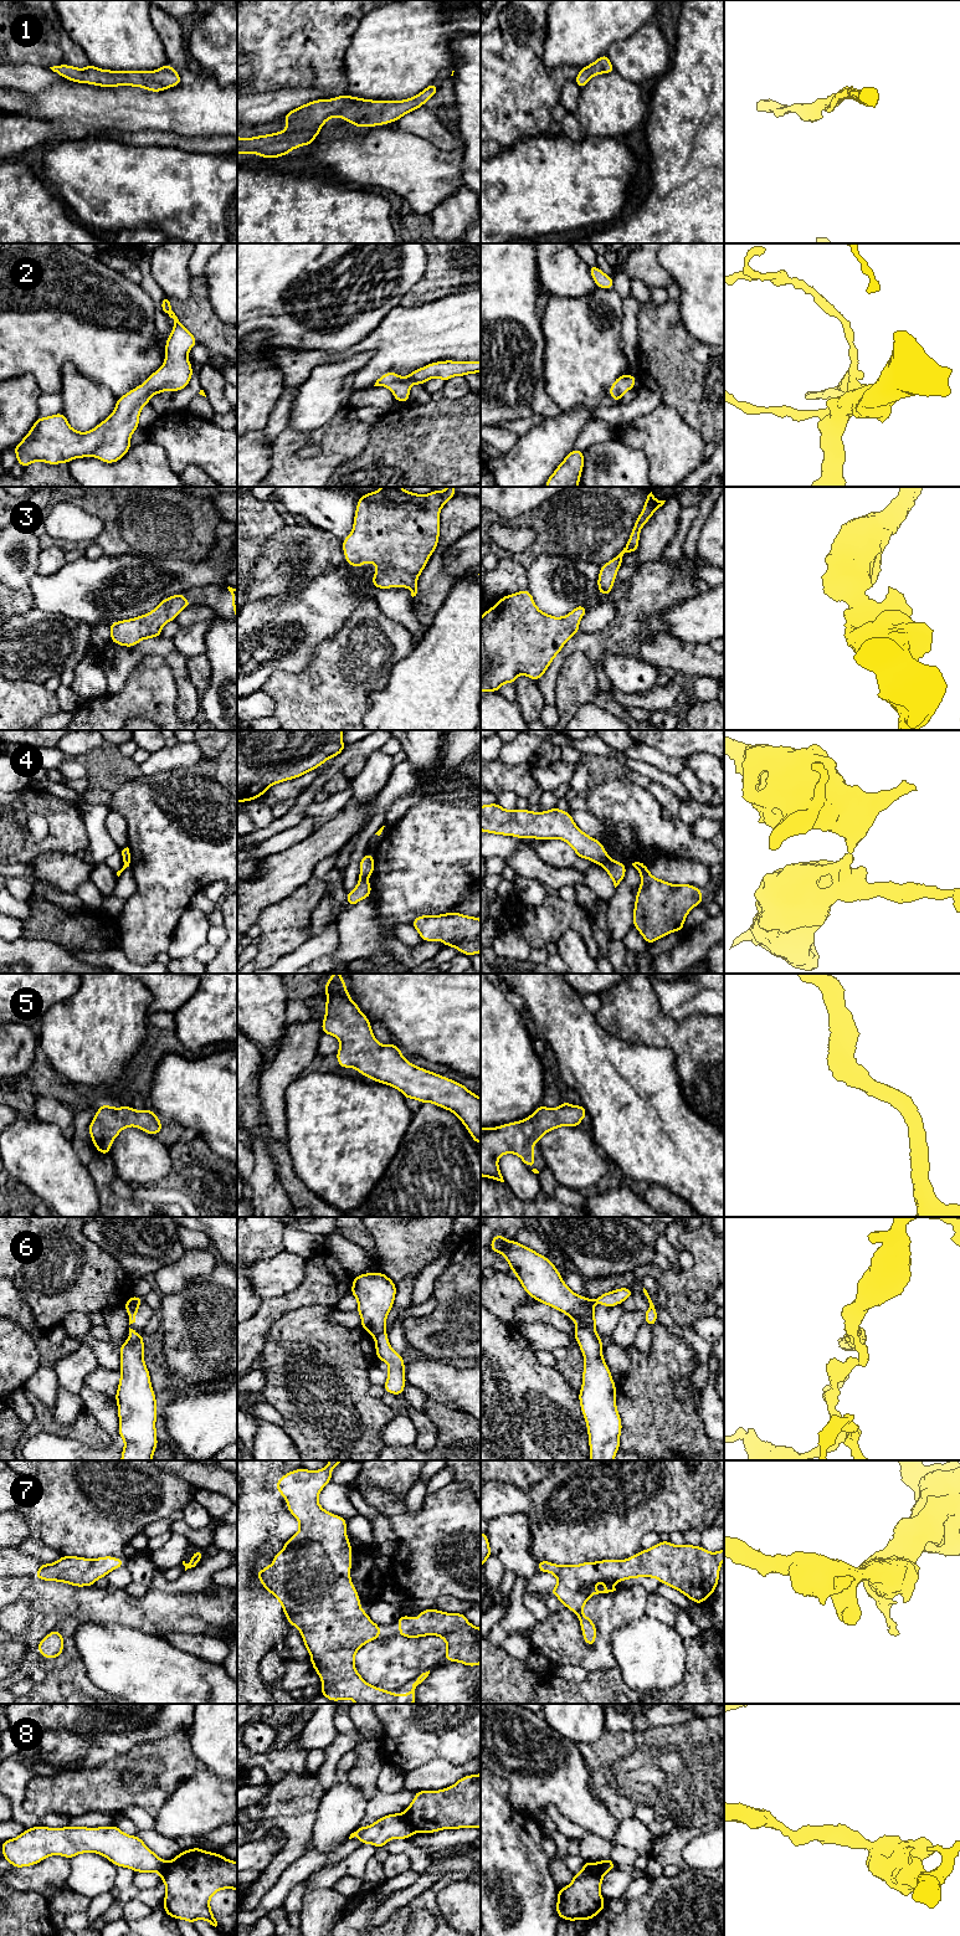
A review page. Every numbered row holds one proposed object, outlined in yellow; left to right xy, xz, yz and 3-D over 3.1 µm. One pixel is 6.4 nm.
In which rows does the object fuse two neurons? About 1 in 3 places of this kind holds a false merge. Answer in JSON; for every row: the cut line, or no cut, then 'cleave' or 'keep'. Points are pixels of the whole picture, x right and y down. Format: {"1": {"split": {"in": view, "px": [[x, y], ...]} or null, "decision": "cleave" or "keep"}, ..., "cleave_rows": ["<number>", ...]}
{"1": {"split": null, "decision": "keep"}, "2": {"split": null, "decision": "keep"}, "3": {"split": null, "decision": "keep"}, "4": {"split": {"in": "yz", "px": [[610, 858], [602, 866]]}, "decision": "cleave"}, "5": {"split": null, "decision": "keep"}, "6": {"split": {"in": "xz", "px": [[384, 1331], [374, 1338]]}, "decision": "cleave"}, "7": {"split": null, "decision": "keep"}, "8": {"split": {"in": "xz", "px": [[403, 1814], [415, 1831]]}, "decision": "cleave"}, "cleave_rows": ["4", "6", "8"]}

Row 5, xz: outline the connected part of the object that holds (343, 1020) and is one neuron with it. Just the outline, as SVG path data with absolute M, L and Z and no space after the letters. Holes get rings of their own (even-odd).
M333 974L323 988L327 993L327 1003L324 1006L325 1016L322 1022L322 1033L339 1039L340 1048L335 1056L342 1068L355 1068L361 1075L400 1090L406 1099L416 1099L422 1104L432 1103L450 1110L462 1121L473 1141L481 1144L479 1097L458 1082L410 1063L395 1043L385 1046L379 1043L371 1031L369 1018L349 996L340 974Z

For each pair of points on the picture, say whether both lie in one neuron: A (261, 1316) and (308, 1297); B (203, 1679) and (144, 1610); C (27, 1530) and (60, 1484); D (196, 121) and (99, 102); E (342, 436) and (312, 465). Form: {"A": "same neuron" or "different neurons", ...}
{"A": "same neuron", "B": "different neurons", "C": "different neurons", "D": "same neuron", "E": "same neuron"}

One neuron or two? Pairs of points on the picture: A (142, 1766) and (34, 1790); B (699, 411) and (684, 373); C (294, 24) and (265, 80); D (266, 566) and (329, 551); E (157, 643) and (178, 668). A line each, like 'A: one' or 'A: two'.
A: one
B: one
C: one
D: one
E: one

